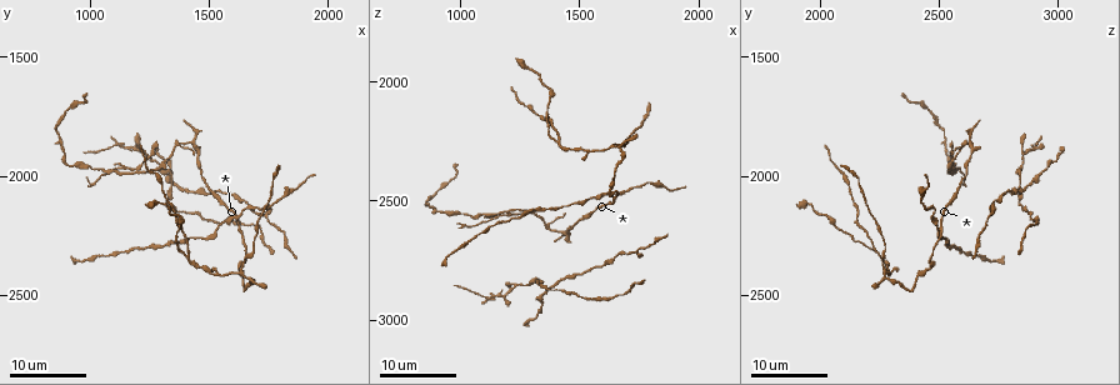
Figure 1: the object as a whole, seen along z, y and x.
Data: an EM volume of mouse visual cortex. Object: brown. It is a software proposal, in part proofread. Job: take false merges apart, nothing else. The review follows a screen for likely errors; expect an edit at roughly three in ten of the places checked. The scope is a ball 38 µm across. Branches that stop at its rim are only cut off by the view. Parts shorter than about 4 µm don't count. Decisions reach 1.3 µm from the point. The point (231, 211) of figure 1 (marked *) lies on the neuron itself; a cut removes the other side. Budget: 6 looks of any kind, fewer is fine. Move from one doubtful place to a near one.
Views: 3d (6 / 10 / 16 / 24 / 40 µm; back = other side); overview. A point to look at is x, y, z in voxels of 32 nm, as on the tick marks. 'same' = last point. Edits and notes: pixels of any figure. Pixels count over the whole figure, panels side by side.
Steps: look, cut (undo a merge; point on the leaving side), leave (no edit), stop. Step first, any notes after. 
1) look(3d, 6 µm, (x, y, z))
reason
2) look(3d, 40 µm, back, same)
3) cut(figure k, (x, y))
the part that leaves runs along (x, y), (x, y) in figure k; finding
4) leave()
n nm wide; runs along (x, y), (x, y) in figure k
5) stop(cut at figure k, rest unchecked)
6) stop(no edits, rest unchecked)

look(3d, 24 µm, (1620, 2180, 2470))
small branch off a trunk

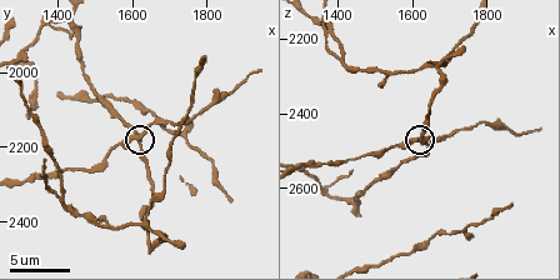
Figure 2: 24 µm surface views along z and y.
look(3d, 10 µm, same)

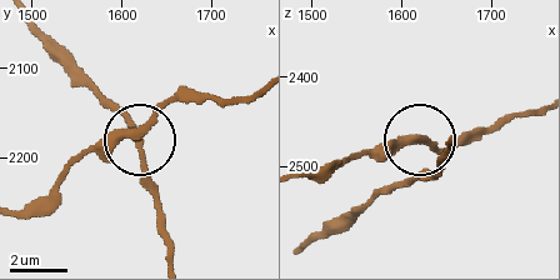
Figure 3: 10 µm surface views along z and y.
look(3d, 6 µm, (1615, 2170, 2470))

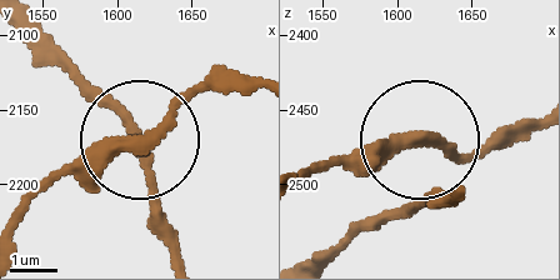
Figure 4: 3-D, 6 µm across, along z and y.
leave()
runs along (393, 220), (413, 208), (428, 140), (471, 156), (504, 149) in figure 4; all the same neuron

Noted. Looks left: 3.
look(3d, 10 µm, (1400, 2330, 2240))
three-way junction

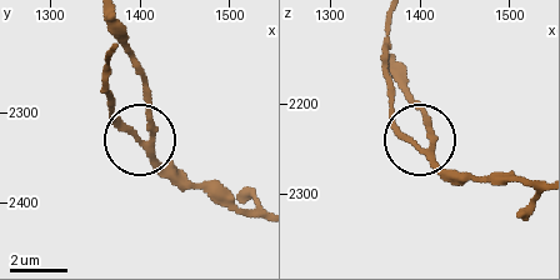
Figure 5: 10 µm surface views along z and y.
leave()
3 arms; runs along (256, 215), (220, 205), (178, 179), (108, 103) in figure 5; continuous, no second neuron

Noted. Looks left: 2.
look(3d, 16 µm, (1640, 2400, 2270))
small branch off a trunk

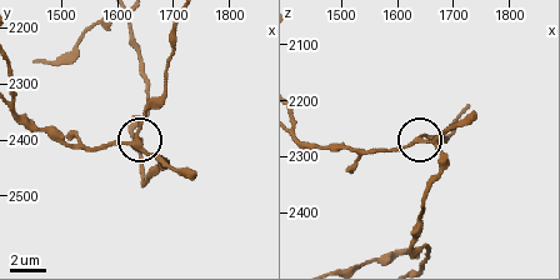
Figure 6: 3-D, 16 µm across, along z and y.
look(3d, 16 µm, back, (1625, 2405, 2270))

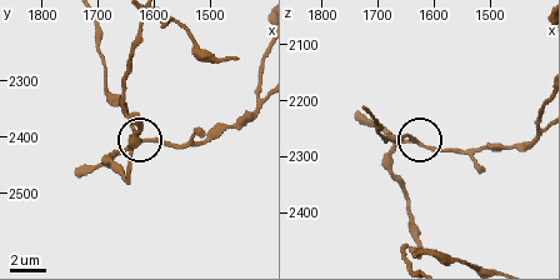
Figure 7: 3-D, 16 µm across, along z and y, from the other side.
leave()
side arm 19 µm; runs along (405, 258), (419, 236), (393, 165), (416, 140), (403, 134) in figure 7; all the same neuron

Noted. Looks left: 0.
stop(no edits, rest unchecked)

